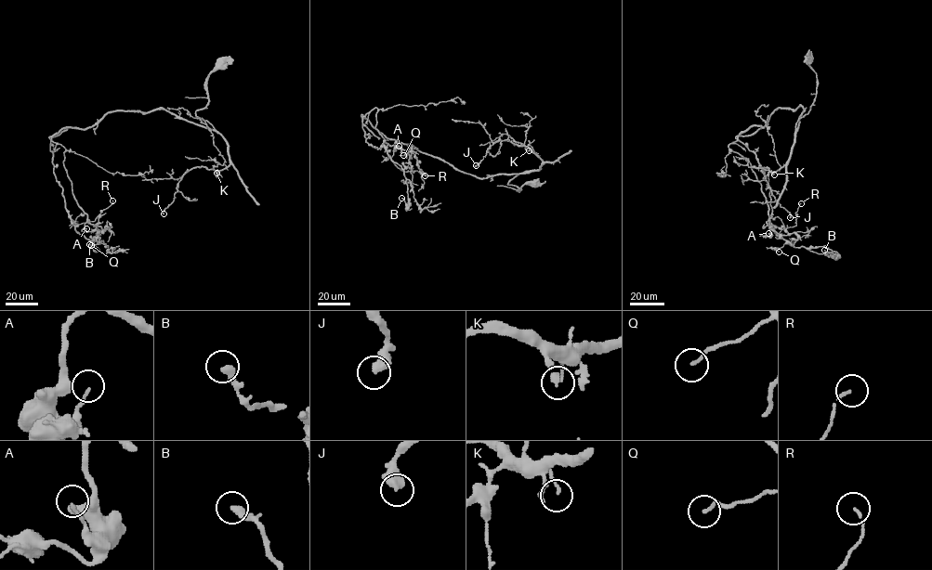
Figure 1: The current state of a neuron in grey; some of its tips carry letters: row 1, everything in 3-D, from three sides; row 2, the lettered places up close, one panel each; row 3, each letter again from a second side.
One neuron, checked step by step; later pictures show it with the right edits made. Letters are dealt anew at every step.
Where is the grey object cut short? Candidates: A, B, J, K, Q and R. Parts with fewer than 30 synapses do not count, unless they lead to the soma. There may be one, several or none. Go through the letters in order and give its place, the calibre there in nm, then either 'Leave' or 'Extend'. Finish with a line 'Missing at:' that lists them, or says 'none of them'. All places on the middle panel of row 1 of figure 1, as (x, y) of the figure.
A: Place: (399, 146). Thickness 110 nm. Leave
B: Place: (401, 198). Thickness 320 nm. Leave
J: Place: (476, 165). Thickness 550 nm. Leave
K: Place: (529, 150). Thickness 90 nm. Leave
Q: Place: (403, 155). Thickness 130 nm. Leave
R: Place: (425, 175). Thickness 120 nm. Leave
Missing at: none of them

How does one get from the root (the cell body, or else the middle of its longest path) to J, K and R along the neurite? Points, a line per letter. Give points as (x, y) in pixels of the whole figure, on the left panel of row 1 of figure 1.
J: (222, 62), (209, 75), (207, 104), (196, 115), (223, 138), (229, 163), (216, 171), (190, 169), (164, 213)
K: (222, 62), (207, 79), (207, 104), (196, 111), (196, 115), (207, 121), (227, 145), (229, 163), (216, 173)
R: (222, 62), (196, 111), (215, 130), (158, 109), (108, 112), (52, 136), (71, 218), (94, 221), (112, 200)

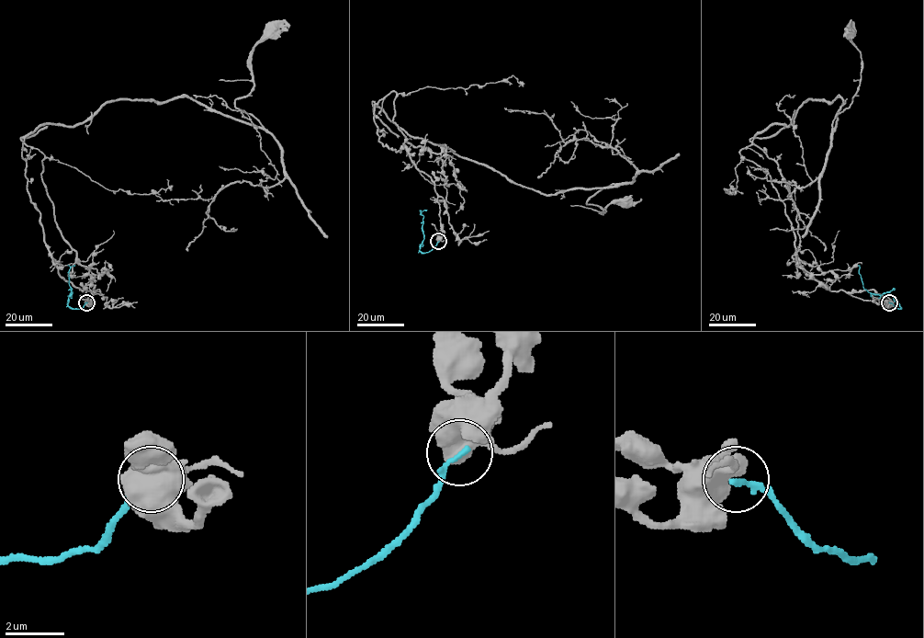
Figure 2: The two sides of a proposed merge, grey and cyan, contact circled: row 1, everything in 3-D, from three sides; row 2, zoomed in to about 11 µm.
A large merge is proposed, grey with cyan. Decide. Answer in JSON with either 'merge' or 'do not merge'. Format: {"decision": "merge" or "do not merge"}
{"decision": "do not merge"}

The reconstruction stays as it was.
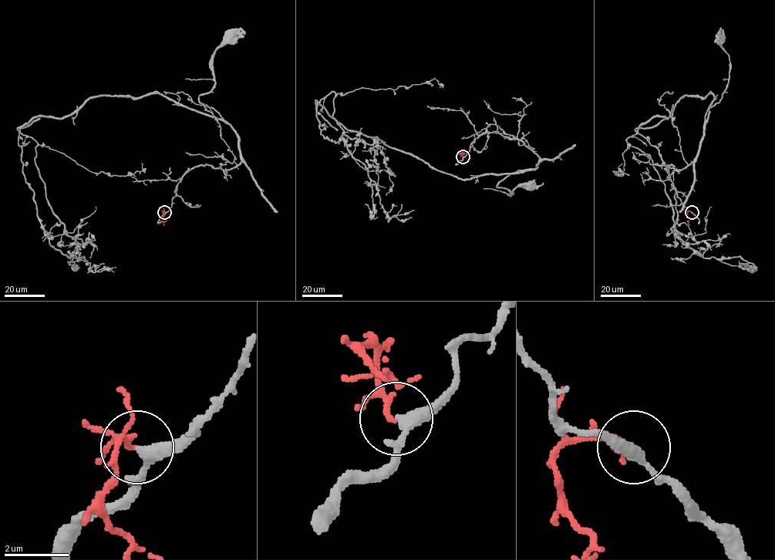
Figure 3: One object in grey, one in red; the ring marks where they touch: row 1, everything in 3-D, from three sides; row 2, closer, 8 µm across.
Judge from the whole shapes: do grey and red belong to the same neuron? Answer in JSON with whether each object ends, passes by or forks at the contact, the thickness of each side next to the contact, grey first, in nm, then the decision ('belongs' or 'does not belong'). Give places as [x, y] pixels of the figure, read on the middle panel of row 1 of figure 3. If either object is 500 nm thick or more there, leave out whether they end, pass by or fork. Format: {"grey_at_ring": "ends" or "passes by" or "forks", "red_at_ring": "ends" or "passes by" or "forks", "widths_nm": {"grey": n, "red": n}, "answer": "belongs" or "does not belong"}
{"grey_at_ring": "passes by", "red_at_ring": "passes by", "widths_nm": {"grey": 320, "red": 110}, "answer": "does not belong"}

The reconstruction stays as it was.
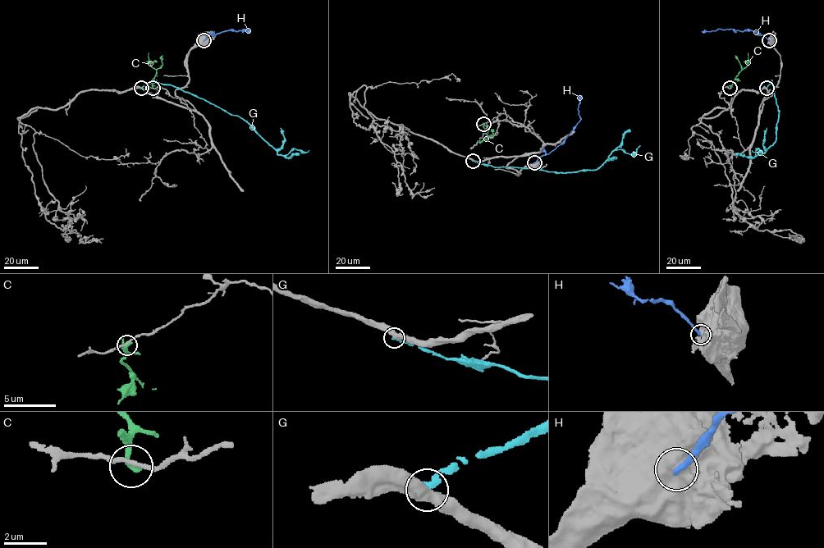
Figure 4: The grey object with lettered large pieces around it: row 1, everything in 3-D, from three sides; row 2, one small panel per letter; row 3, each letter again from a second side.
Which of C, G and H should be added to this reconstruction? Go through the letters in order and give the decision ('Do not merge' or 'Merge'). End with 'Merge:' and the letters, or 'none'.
C: Do not merge
G: Do not merge
H: Do not merge
Merge: none

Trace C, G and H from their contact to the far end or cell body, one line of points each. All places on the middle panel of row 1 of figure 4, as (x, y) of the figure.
C: (484, 124), (487, 135), (479, 142)
G: (473, 161), (494, 166), (578, 172), (597, 170), (615, 150), (622, 149), (632, 154), (640, 146)
H: (534, 162), (564, 142), (580, 121), (578, 107), (581, 95)

